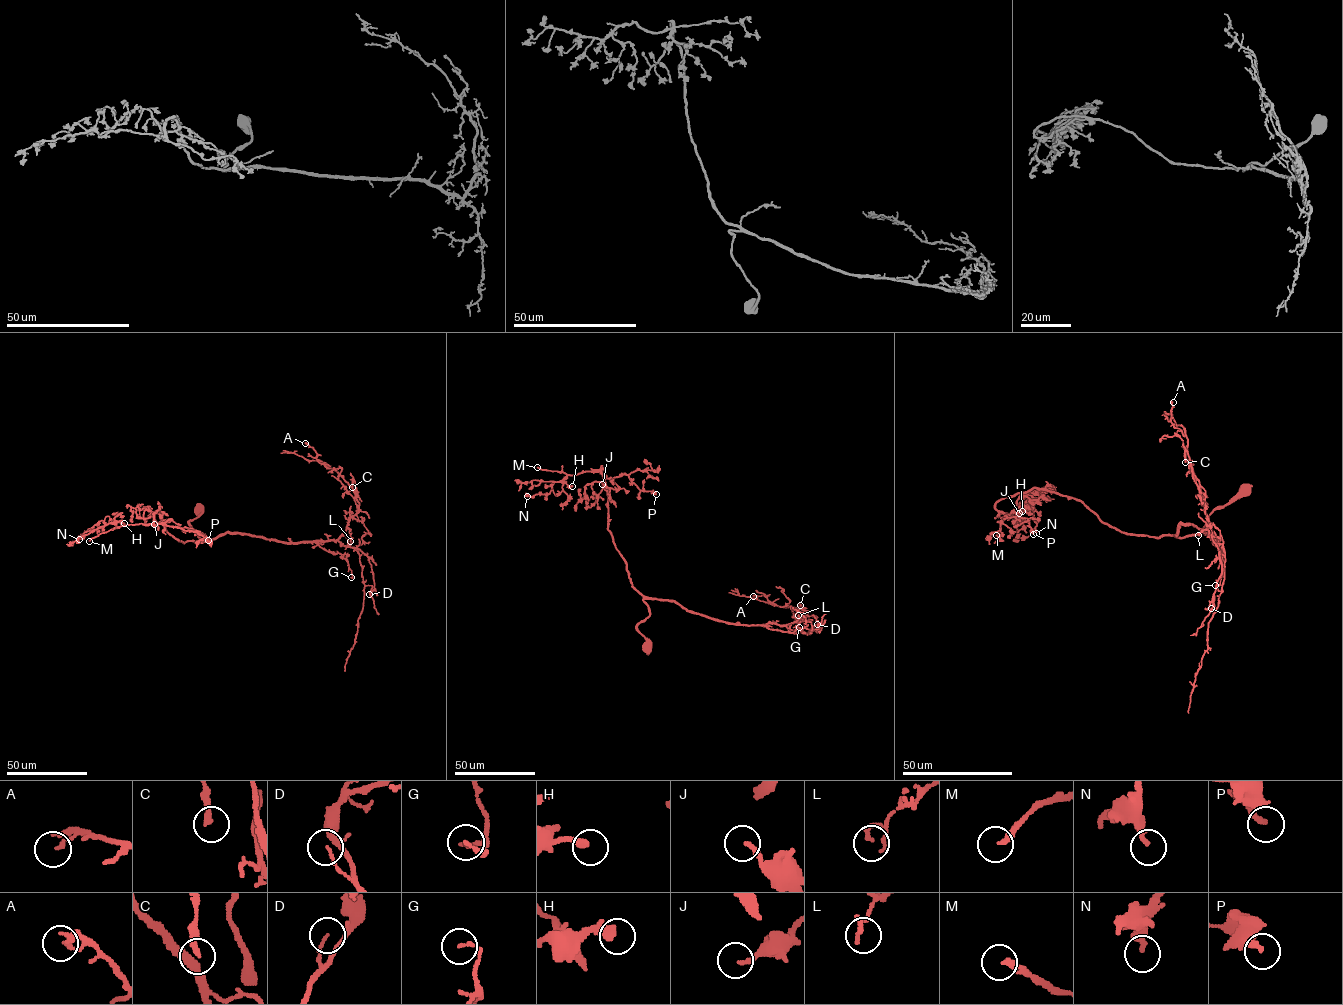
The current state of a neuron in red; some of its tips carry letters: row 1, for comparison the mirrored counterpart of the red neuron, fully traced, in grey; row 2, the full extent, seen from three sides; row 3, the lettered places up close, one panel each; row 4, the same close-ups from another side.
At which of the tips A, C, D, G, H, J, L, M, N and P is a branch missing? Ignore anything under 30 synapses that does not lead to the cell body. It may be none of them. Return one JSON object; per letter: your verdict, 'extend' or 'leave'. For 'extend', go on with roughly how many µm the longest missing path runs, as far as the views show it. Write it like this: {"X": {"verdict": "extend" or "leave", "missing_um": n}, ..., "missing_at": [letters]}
{"A": {"verdict": "leave"}, "C": {"verdict": "leave"}, "D": {"verdict": "leave"}, "G": {"verdict": "leave"}, "H": {"verdict": "leave"}, "J": {"verdict": "leave"}, "L": {"verdict": "leave"}, "M": {"verdict": "extend", "missing_um": 25}, "N": {"verdict": "leave"}, "P": {"verdict": "leave"}, "missing_at": ["M"]}

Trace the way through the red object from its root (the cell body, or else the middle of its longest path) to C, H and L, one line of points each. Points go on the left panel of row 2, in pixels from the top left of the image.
C: (199, 508), (189, 521), (195, 543), (226, 533), (336, 540), (358, 512), (354, 479), (352, 487)
H: (199, 508), (189, 521), (198, 543), (168, 533), (160, 506), (151, 523), (124, 523)
L: (199, 508), (189, 521), (202, 540), (195, 543), (226, 533), (286, 543), (345, 533), (350, 541)

